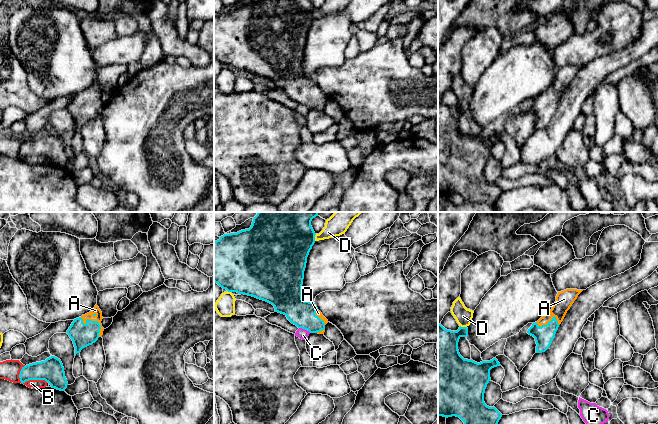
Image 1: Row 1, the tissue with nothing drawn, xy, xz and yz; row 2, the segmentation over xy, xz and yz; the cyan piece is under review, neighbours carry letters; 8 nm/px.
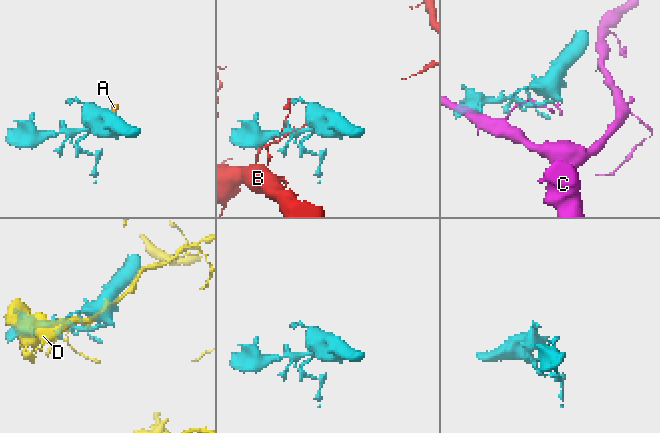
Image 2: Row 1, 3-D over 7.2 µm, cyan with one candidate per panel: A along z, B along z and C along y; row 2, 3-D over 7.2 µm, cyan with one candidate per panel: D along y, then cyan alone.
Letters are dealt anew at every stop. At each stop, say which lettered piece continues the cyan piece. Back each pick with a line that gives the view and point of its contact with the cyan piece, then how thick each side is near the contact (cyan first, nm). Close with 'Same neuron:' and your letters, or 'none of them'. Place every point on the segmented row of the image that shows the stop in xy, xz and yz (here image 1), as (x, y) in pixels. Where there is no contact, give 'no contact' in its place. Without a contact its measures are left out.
A: xy (95, 321) | 190/60 nm
Same neuron: A

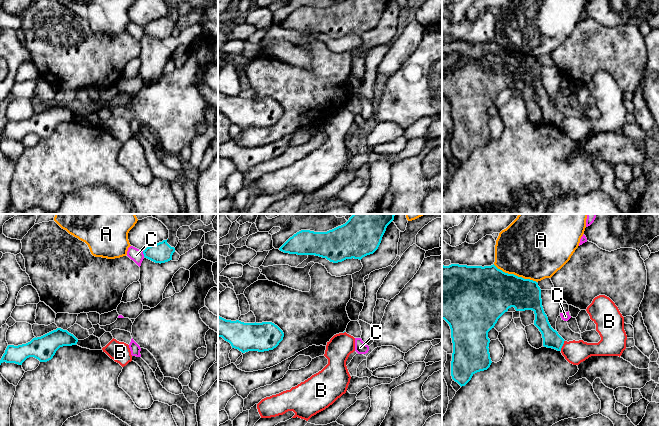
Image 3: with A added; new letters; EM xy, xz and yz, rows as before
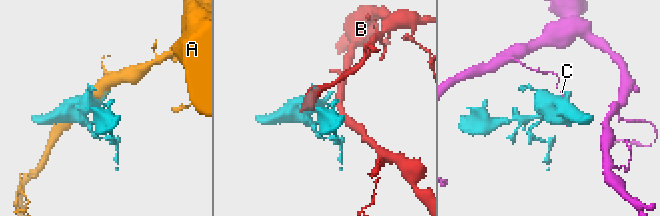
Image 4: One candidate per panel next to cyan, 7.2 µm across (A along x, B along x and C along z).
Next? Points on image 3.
Same neuron: none of them

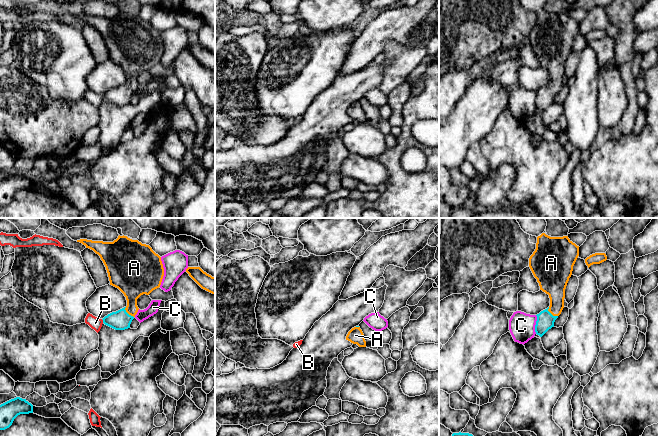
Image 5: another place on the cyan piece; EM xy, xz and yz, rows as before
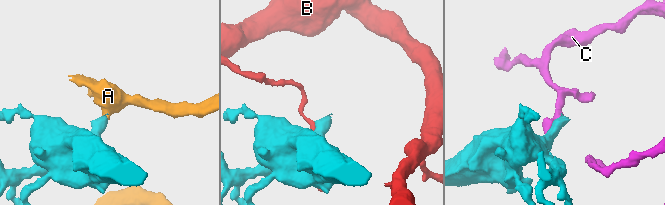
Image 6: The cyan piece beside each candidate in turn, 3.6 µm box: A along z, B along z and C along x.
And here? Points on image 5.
A: yz (550, 313) | 140/220 nm
Same neuron: A

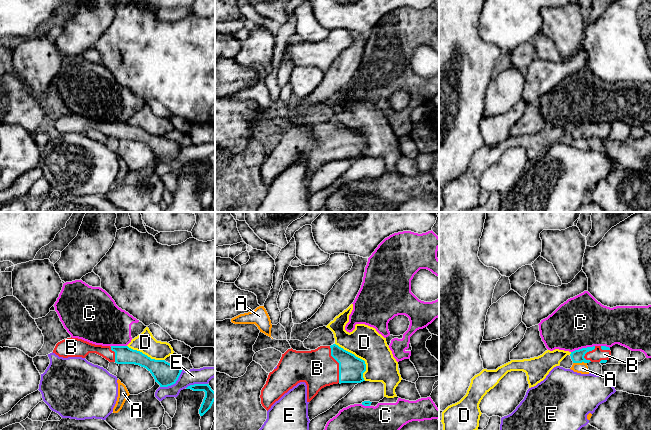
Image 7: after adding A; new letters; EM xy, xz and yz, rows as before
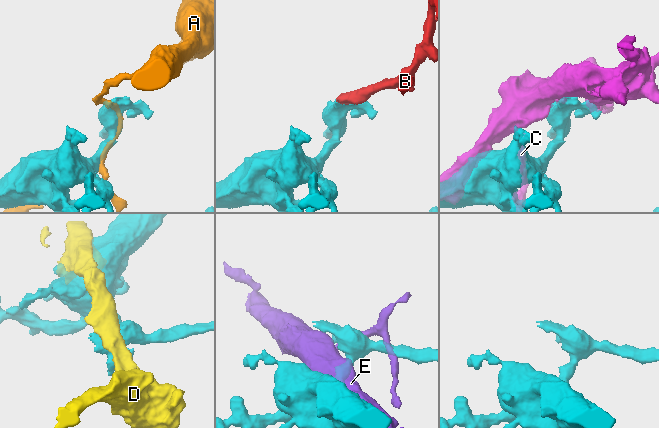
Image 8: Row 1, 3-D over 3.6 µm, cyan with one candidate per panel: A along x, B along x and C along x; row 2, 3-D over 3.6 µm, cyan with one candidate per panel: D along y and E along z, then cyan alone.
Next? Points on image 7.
B: xz (339, 364) | 200/300 nm
Same neuron: B

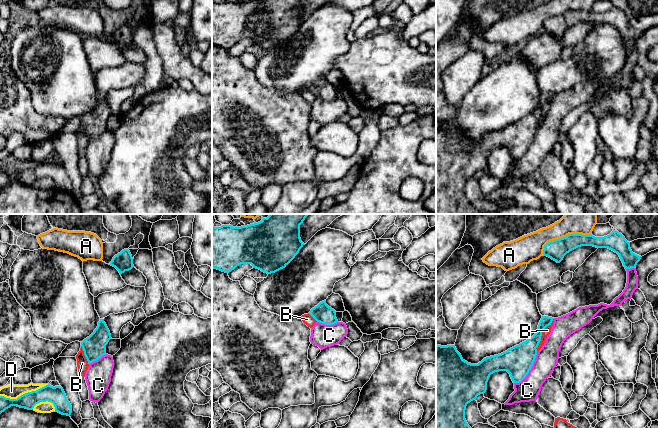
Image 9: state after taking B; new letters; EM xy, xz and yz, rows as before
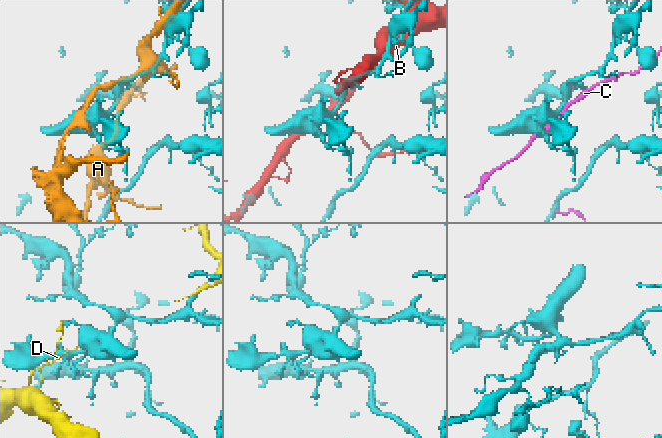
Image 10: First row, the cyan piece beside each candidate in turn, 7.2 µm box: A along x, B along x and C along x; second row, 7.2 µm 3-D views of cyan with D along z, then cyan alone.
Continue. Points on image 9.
Same neuron: none of them

